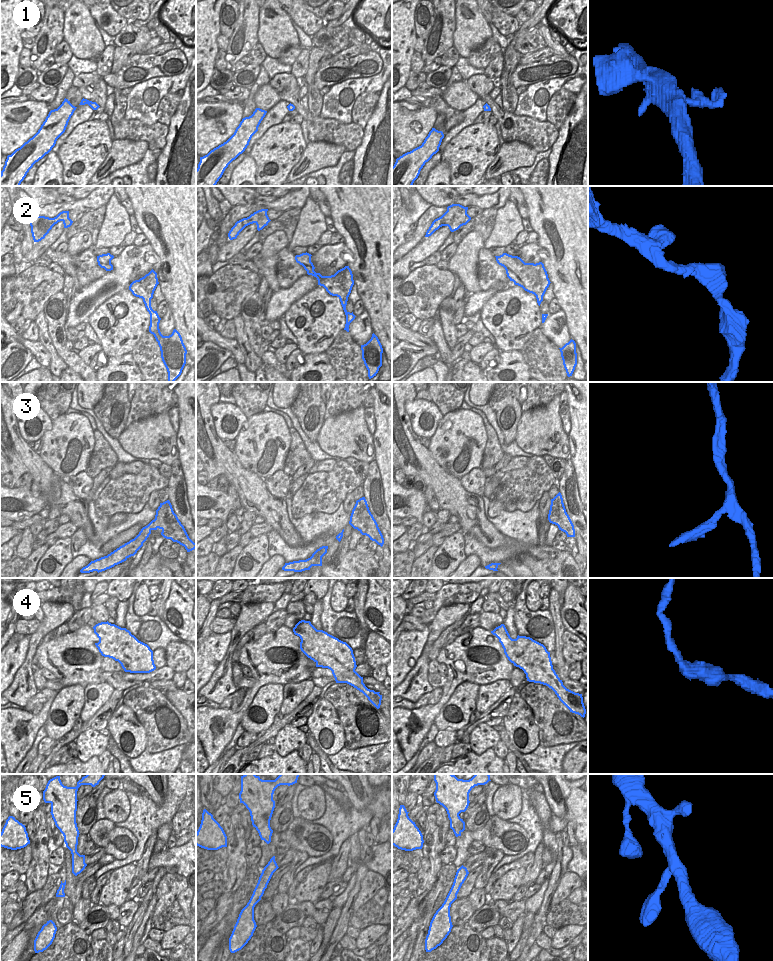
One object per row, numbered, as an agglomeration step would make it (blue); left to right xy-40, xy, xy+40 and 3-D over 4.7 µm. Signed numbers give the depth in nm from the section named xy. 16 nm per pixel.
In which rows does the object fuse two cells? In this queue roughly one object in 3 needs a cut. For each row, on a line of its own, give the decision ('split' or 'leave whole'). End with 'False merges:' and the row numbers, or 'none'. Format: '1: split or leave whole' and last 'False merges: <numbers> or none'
1: leave whole
2: leave whole
3: split
4: leave whole
5: leave whole
False merges: 3

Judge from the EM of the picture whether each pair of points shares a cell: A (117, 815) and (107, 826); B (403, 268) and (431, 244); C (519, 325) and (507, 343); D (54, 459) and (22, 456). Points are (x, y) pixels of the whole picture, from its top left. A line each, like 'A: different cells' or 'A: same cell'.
A: different cells
B: same cell
C: same cell
D: different cells

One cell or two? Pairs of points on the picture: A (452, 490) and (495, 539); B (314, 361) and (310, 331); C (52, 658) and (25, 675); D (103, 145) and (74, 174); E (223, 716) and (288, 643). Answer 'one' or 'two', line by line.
A: one
B: two
C: two
D: one
E: one

